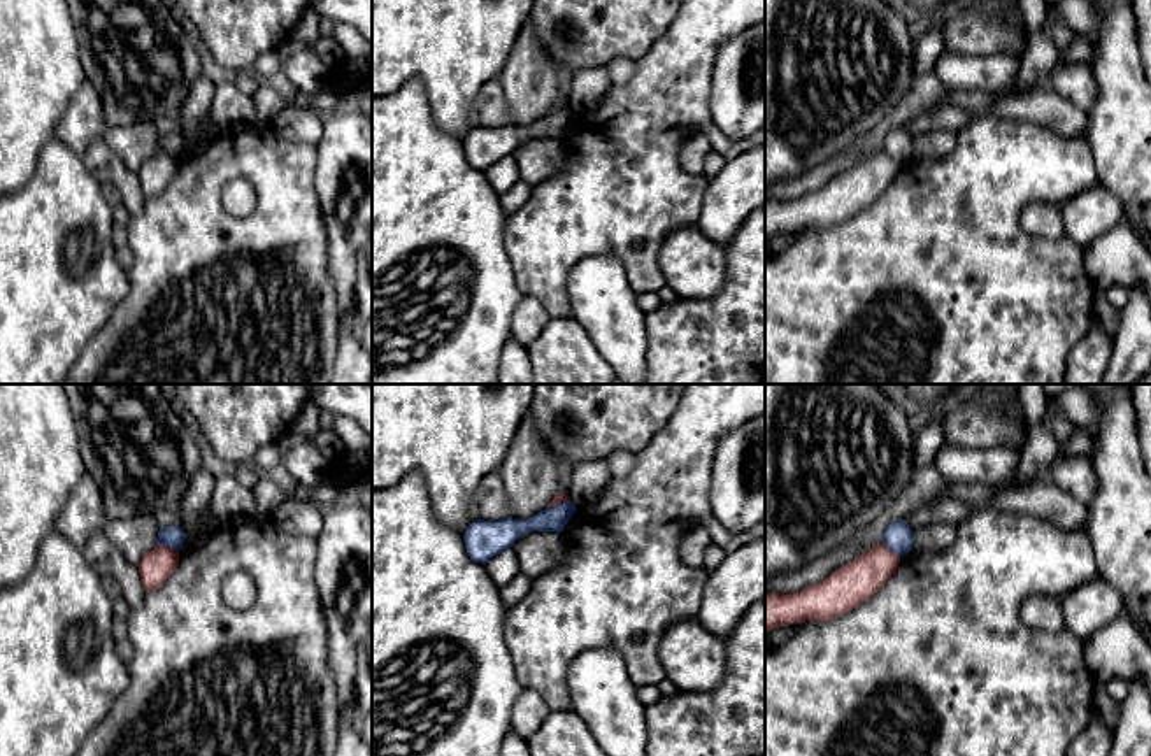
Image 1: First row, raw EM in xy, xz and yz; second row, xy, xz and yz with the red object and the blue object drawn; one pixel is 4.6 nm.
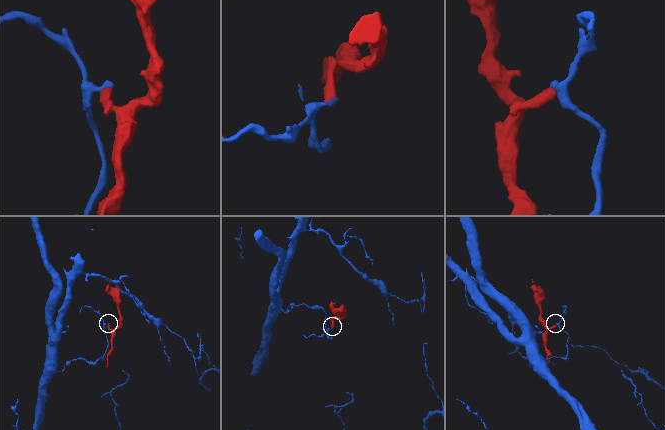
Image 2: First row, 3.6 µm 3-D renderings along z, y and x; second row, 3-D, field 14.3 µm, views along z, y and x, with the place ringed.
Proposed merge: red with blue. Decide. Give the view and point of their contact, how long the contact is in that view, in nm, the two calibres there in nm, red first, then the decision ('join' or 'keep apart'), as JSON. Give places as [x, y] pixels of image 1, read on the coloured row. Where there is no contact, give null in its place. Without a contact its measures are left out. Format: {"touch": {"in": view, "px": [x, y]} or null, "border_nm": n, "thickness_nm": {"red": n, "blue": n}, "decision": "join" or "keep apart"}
{"touch": {"in": "xy", "px": [169, 549]}, "border_nm": 100, "thickness_nm": {"red": 150, "blue": 100}, "decision": "keep apart"}

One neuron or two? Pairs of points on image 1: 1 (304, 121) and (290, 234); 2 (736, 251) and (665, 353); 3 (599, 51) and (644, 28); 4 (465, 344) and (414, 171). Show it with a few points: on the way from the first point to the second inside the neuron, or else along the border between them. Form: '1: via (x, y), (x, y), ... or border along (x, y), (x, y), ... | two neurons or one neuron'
1: border along (271, 123), (281, 135), (311, 142), (316, 148) | two neurons
2: via (736, 278), (736, 290), (692, 334) | one neuron
3: via (609, 41), (621, 28), (634, 28) | one neuron
4: via (483, 300), (483, 269), (478, 255), (432, 213) | one neuron

